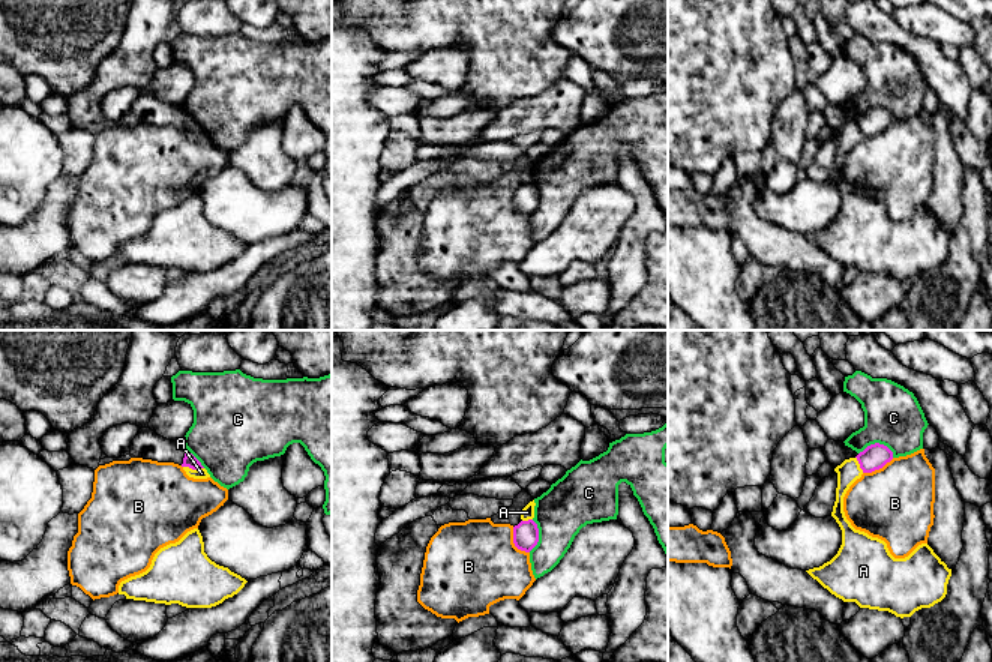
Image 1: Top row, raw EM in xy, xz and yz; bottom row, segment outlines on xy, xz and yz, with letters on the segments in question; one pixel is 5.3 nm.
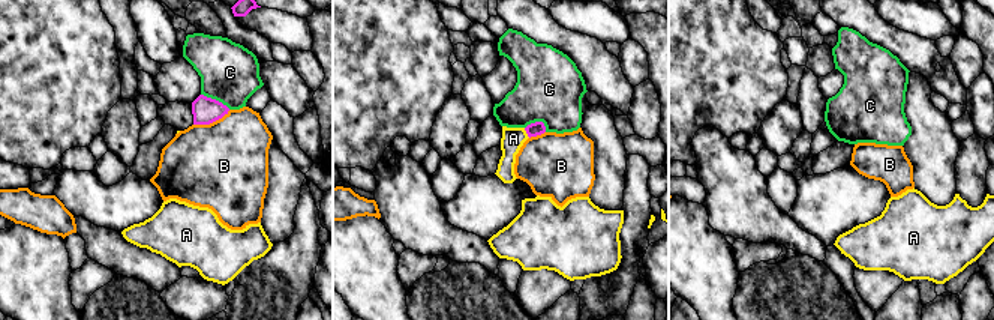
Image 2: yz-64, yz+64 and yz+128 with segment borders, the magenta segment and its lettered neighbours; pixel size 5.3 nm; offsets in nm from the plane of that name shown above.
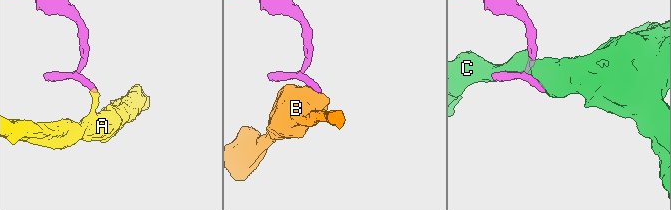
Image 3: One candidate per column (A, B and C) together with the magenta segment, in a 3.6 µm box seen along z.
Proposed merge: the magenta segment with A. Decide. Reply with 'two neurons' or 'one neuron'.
two neurons

